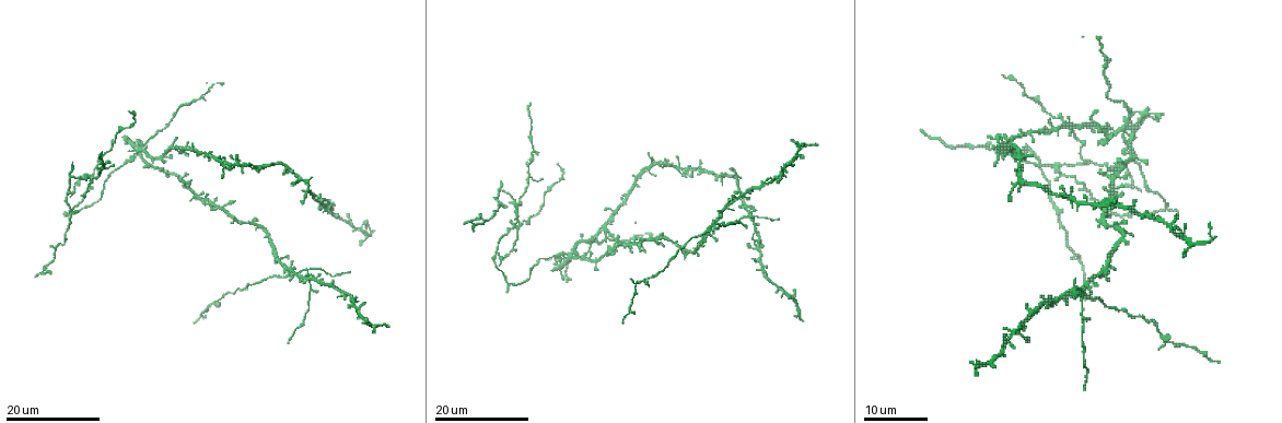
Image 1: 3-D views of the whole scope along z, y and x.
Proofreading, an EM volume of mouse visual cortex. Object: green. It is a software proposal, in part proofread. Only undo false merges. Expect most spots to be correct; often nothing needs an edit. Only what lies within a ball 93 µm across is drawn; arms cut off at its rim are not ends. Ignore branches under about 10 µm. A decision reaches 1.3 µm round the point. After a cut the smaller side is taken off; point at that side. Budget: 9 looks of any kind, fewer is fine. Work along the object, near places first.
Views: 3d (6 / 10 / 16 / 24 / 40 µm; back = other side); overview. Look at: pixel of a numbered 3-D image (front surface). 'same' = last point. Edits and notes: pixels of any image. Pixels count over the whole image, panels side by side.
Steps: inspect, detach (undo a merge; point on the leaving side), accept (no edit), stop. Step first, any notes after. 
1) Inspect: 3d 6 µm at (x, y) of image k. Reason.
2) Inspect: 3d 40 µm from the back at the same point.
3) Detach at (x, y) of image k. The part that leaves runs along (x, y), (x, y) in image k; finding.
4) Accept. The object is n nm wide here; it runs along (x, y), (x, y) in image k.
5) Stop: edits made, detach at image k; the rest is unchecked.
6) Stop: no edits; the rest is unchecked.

Inspect: 3d 24 µm at (93, 173) of image 1. A fork.

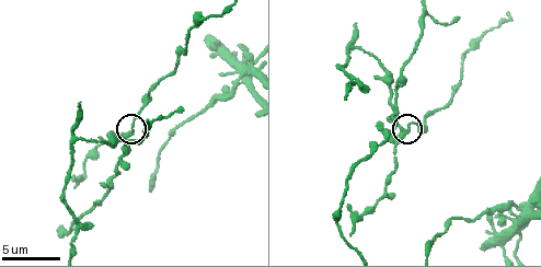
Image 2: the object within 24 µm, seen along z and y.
Inspect: 3d 10 µm at (132, 133) of image 2.

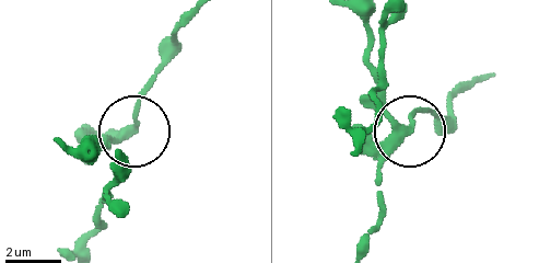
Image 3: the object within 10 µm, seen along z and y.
Inspect: 3d 6 µm at (130, 131) of image 3.

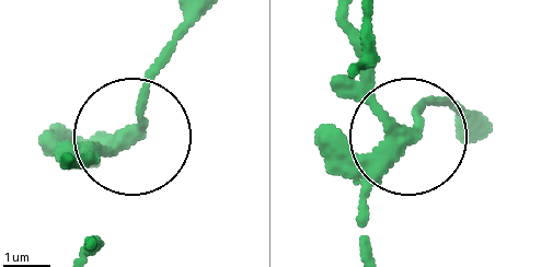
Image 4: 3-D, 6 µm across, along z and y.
Accept. The object is 260 nm wide here; all the same neuron.

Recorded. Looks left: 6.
Inspect: 3d 16 µm at (389, 83) of image 2. Four-way junction.

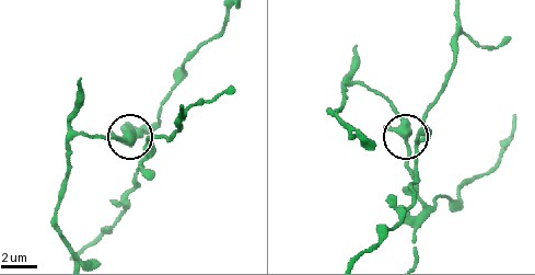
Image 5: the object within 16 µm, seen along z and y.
Accept. The side arm is 30 µm long; continuous, no second neuron.

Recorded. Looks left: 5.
Inspect: 3d 16 µm at (141, 145) of image 1. Three-way junction.

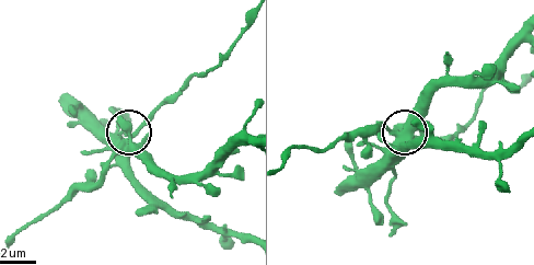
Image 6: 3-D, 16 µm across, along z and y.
Inspect: 3d 10 µm at (137, 128) of image 6.

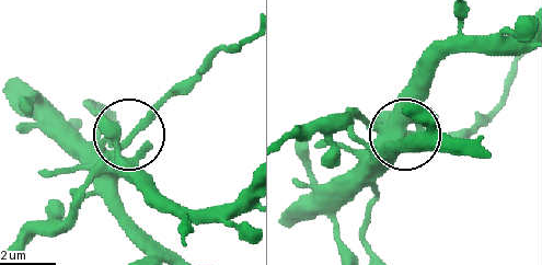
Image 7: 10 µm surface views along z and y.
Accept. The object is 320 nm wide here; continuous, no second neuron.

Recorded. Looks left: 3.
Inspect: 3d 16 µm at (719, 229) of image 1. Two arms in line, one across.

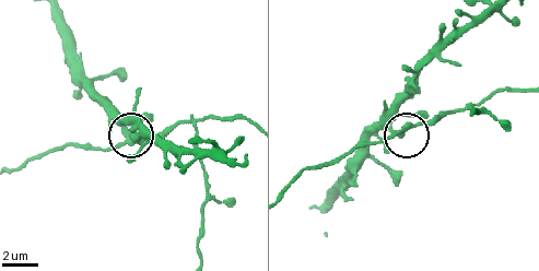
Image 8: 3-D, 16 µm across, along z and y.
Inspect: 3d 10 µm at (402, 129) of image 8.

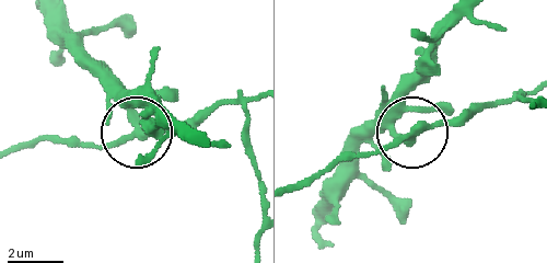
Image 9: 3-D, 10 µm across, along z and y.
Detach at (453, 121) of image 9. The object is 240 nm wide here; the part that leaves runs along (414, 129), (381, 149), (339, 156), (297, 182) in image 9; two neurons meet here.

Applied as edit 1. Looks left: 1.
Stop: edits made, detach at image 9; the rest is unchecked.

